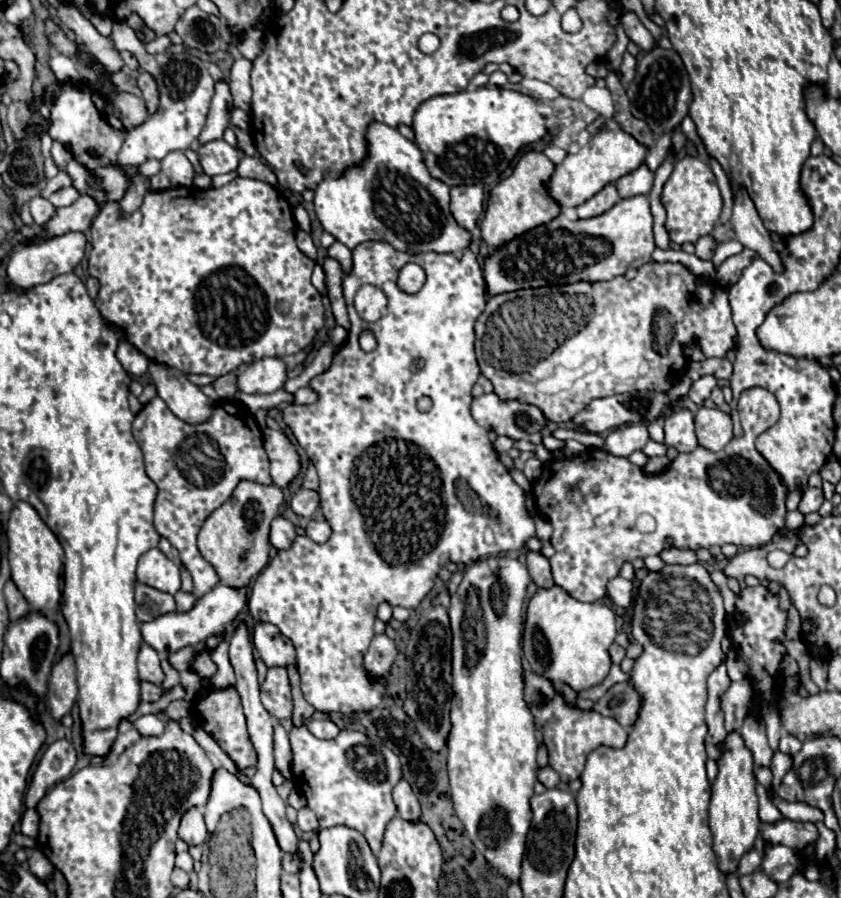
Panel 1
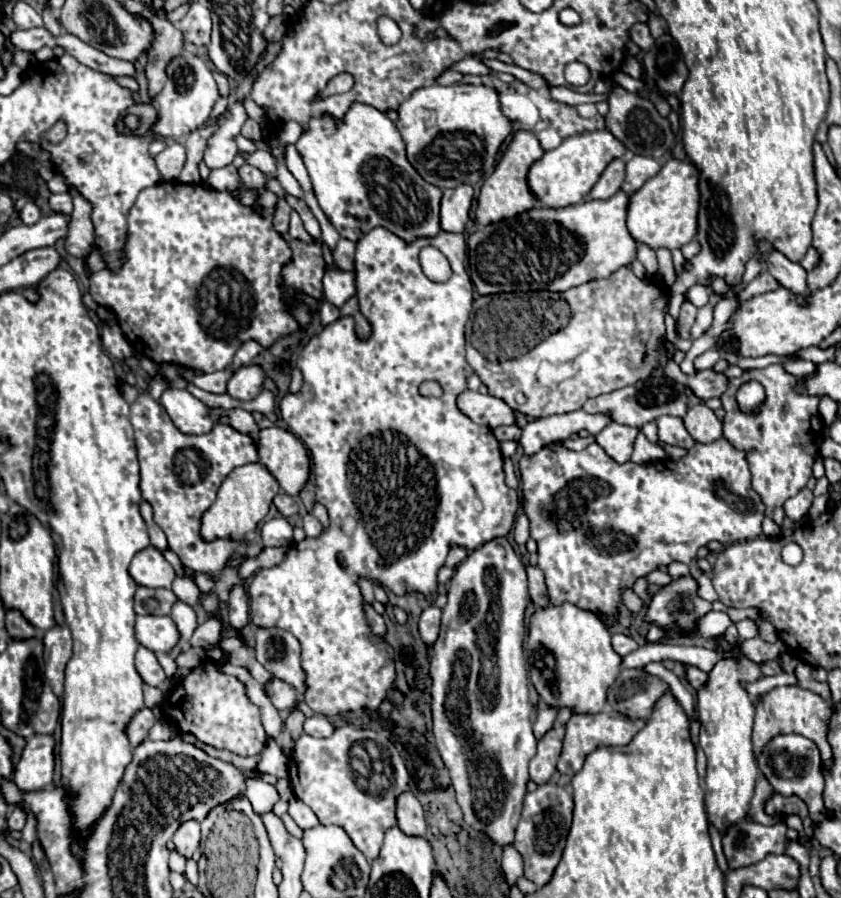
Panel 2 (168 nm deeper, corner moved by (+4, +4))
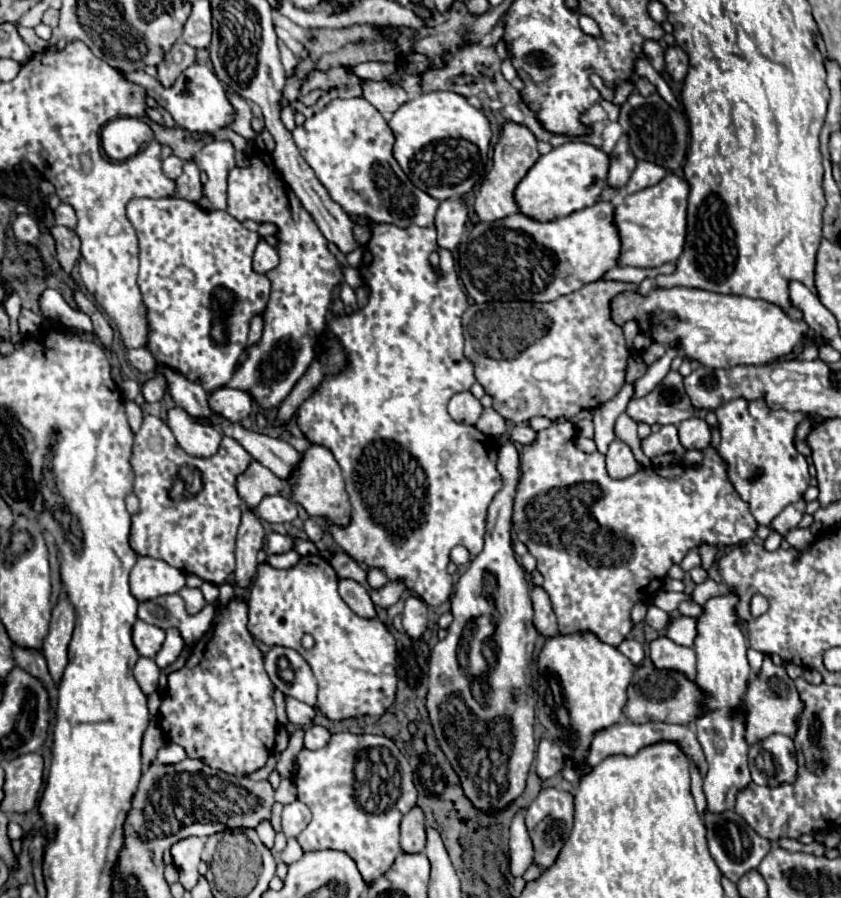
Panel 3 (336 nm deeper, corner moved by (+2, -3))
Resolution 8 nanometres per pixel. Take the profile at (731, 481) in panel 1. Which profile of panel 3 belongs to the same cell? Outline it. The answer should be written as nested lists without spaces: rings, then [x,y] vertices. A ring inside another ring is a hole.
[[[554,422],[544,430],[536,432],[536,438],[532,444],[522,446],[522,454],[520,454],[520,470],[522,470],[522,478],[518,484],[518,492],[514,498],[514,512],[512,512],[512,530],[516,532],[518,540],[528,548],[528,552],[536,558],[538,566],[536,570],[544,576],[544,584],[542,588],[548,592],[554,614],[558,618],[558,628],[560,634],[574,634],[574,632],[590,632],[594,636],[598,636],[598,640],[602,640],[604,644],[610,646],[618,646],[628,632],[632,630],[632,622],[630,622],[630,610],[636,602],[648,602],[662,586],[662,580],[668,572],[668,568],[672,564],[680,564],[682,558],[686,556],[686,552],[690,548],[700,546],[702,542],[708,544],[722,544],[722,546],[734,546],[740,542],[748,542],[756,536],[756,526],[758,522],[752,518],[748,504],[738,496],[738,492],[734,490],[732,482],[726,476],[726,464],[720,458],[720,454],[714,448],[706,448],[704,450],[704,460],[700,466],[680,466],[680,464],[672,464],[666,468],[640,468],[634,476],[626,478],[626,480],[614,480],[608,476],[606,472],[606,460],[600,452],[592,452],[586,454],[582,450],[576,448],[576,426],[572,422]]]

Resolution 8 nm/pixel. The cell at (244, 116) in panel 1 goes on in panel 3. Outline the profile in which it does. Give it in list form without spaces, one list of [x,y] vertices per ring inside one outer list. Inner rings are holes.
[[[212,140],[198,154],[198,168],[208,174],[208,182],[203,185],[203,195],[212,202],[214,210],[226,210],[226,178],[236,166],[234,146],[230,142]]]

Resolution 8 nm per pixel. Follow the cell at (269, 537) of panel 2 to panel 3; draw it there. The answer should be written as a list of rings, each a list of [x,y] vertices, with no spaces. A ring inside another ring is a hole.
[[[268,534],[268,544],[266,550],[268,554],[282,554],[294,548],[294,540],[290,536],[282,536],[282,534]]]

